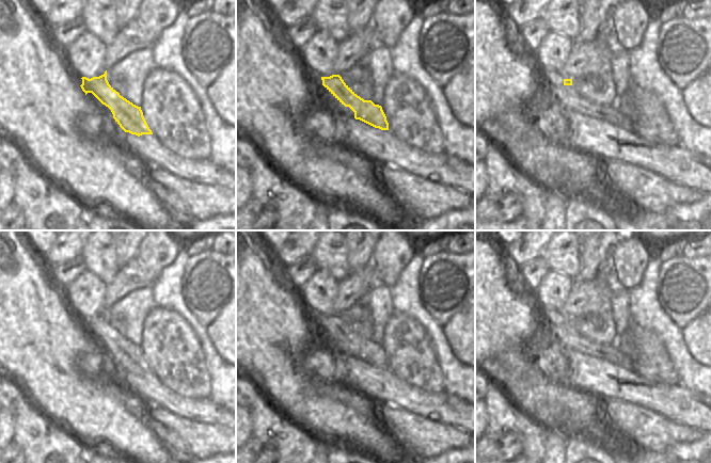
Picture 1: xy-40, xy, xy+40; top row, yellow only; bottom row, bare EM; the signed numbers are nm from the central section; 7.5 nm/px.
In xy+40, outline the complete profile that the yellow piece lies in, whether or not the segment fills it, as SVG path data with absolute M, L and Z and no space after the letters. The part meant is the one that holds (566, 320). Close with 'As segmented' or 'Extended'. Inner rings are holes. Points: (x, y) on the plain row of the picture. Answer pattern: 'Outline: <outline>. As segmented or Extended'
Outline: M533 302L532 305L538 321L550 320L552 324L572 324L572 318L564 318L557 309L550 309L541 303Z. Extended.

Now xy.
Outline: M309 307L303 308L303 310L311 328L316 324L323 324L342 344L349 346L354 351L356 358L381 369L389 369L389 362L382 346L358 335L339 314L322 316Z. Extended.

